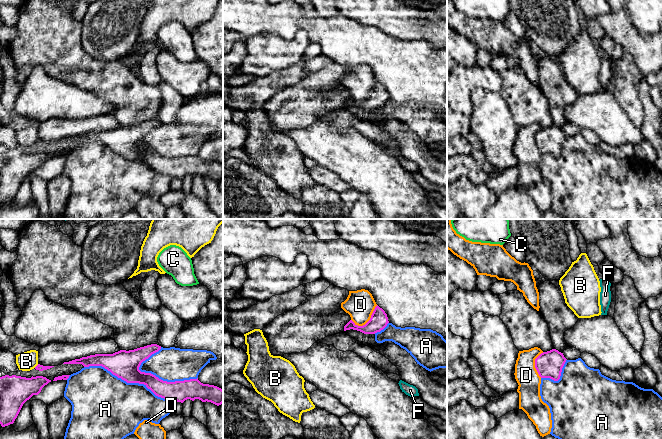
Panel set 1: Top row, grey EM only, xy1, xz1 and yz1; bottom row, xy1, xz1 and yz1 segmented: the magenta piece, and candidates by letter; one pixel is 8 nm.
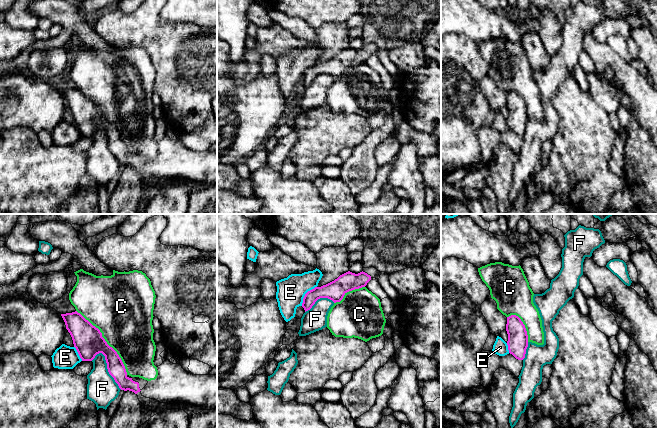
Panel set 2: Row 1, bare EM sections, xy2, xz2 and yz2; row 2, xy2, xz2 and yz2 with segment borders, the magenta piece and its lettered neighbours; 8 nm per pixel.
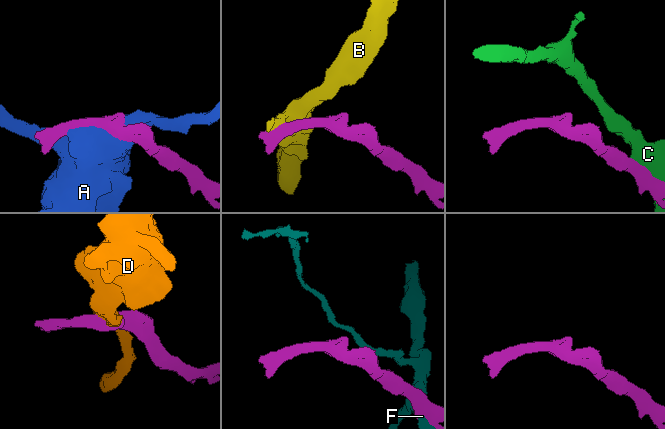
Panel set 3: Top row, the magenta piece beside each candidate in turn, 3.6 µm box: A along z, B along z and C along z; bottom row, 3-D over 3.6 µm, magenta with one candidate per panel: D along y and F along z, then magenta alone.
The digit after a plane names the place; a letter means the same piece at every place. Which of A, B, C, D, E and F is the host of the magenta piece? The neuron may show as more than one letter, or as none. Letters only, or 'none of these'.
none of these

